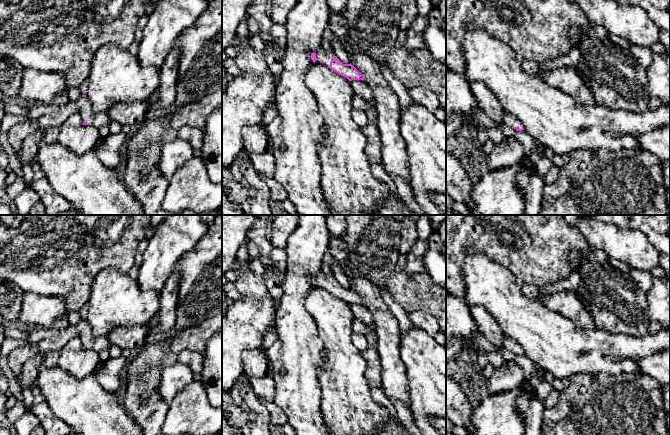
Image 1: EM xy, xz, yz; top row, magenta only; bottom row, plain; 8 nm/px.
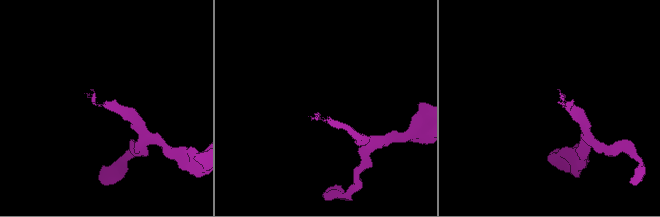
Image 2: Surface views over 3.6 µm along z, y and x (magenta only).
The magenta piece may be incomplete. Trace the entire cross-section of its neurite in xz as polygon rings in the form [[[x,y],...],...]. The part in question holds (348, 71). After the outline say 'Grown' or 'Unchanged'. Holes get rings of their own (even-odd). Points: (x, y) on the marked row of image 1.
[[[323,46],[315,53],[311,53],[310,57],[314,63],[320,62],[324,64],[339,75],[347,78],[349,81],[364,80],[364,76],[351,63],[343,64],[332,50],[325,50]]]. Grown

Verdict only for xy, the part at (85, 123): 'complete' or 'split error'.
split error

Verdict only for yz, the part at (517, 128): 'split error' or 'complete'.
split error

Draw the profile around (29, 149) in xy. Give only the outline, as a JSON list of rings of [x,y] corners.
[[[39,127],[36,132],[31,134],[21,146],[18,151],[18,159],[24,165],[35,161],[39,150],[39,144],[42,141],[47,143],[54,143],[57,141],[60,129],[58,127]]]

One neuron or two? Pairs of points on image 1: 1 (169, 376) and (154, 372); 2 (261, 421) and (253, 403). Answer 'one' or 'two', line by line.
1: two
2: one

